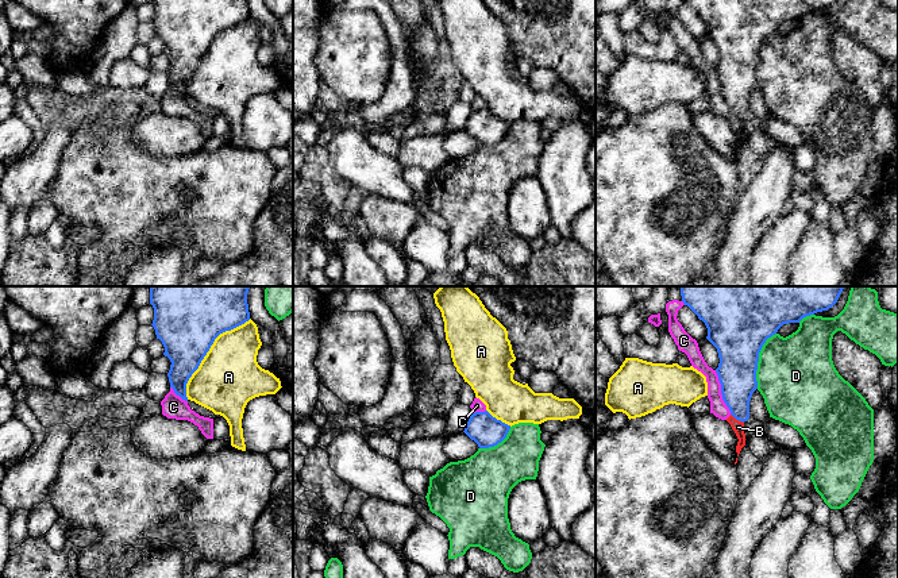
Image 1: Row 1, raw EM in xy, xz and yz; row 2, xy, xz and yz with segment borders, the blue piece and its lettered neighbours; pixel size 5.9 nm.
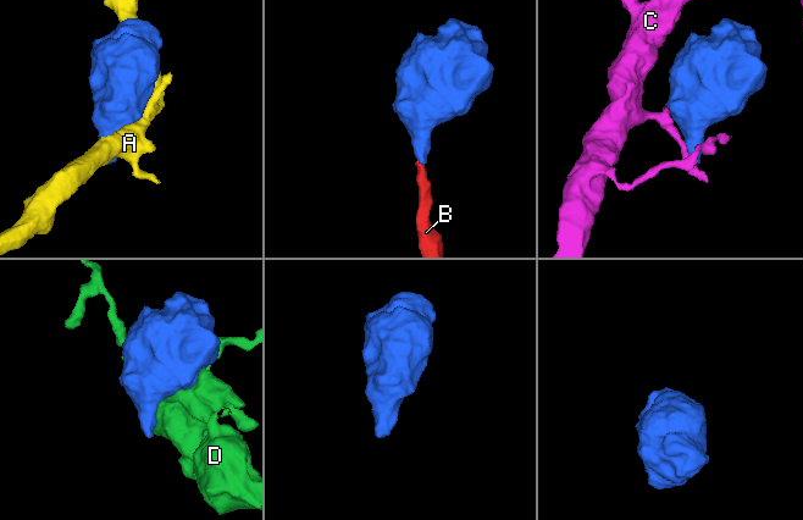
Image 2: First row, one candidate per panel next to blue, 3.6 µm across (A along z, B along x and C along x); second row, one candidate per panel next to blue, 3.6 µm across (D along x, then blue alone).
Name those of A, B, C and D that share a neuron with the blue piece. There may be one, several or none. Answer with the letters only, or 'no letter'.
B

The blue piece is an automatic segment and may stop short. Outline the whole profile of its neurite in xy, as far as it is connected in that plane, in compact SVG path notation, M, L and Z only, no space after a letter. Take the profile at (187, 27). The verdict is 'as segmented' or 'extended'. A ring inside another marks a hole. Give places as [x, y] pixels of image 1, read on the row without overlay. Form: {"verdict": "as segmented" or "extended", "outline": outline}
{"verdict": "as segmented", "outline": "M150 0L154 5L153 24L171 59L167 70L170 85L188 99L186 81L199 66L215 36L250 18L247 0Z"}

